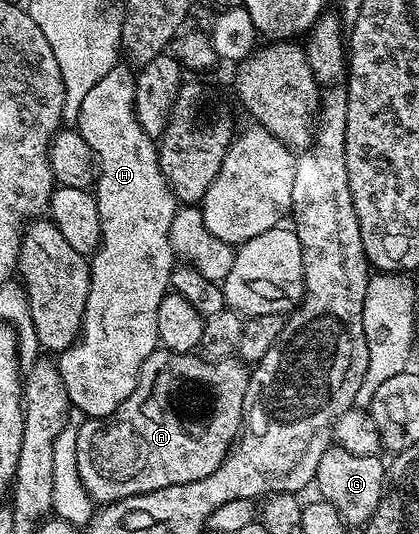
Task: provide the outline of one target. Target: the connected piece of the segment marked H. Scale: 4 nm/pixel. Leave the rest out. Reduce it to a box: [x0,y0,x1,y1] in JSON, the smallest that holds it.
[56,65,179,419]

